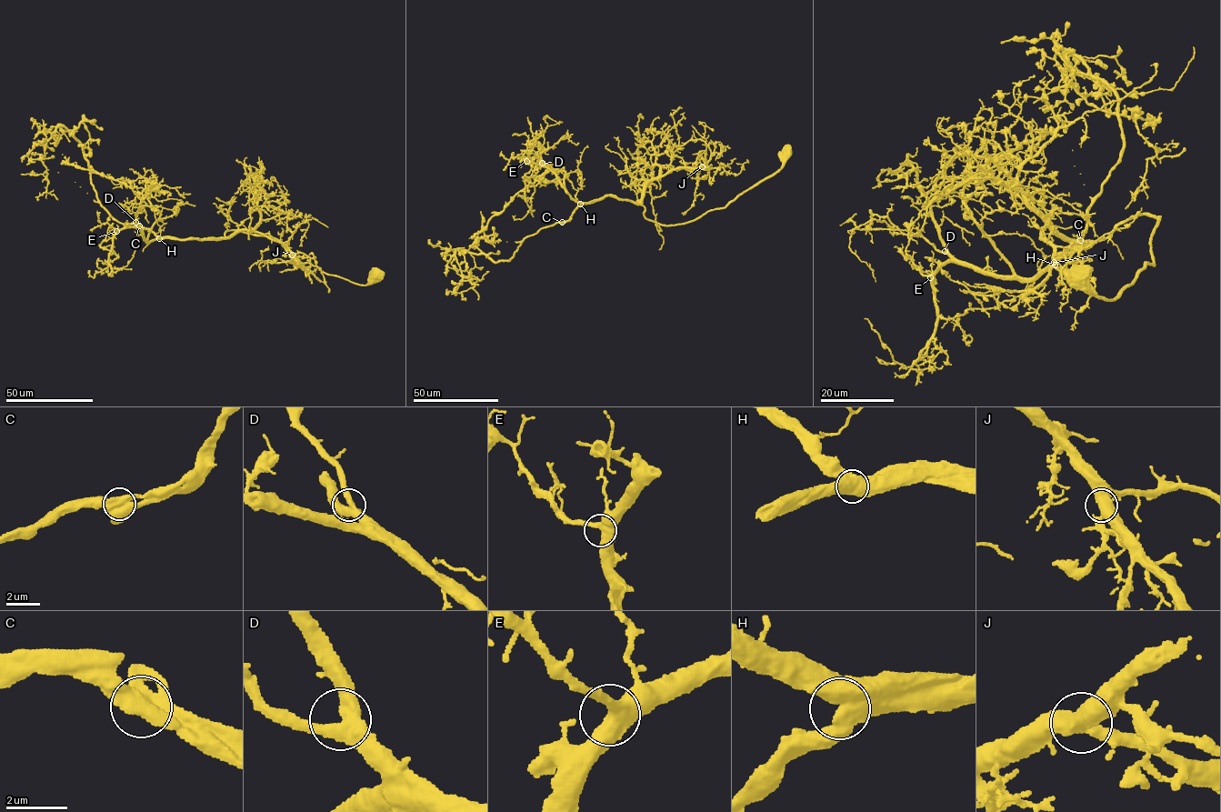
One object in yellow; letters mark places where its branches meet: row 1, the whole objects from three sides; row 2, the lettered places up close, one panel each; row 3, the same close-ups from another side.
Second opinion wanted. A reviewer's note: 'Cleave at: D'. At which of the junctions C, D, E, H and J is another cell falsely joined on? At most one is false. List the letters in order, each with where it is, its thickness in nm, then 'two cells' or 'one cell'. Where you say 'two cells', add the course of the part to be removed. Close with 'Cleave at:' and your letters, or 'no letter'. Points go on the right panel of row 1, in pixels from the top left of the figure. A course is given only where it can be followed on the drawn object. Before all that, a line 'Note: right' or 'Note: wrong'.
Note: wrong
C: place (1080, 240); calibre 550 nm; one cell
D: place (945, 251); calibre 440 nm; one cell
E: place (930, 277); calibre 460 nm; one cell
H: place (1055, 265); calibre 550 nm; one cell
J: place (1054, 262); calibre 500 nm; one cell
Cleave at: no letter

